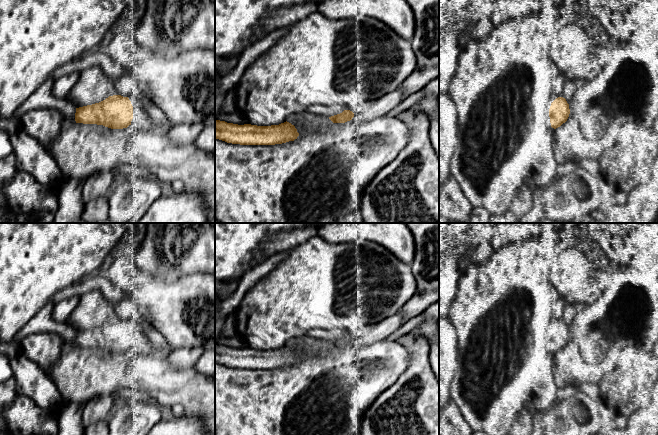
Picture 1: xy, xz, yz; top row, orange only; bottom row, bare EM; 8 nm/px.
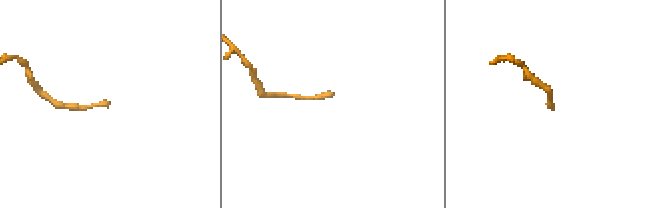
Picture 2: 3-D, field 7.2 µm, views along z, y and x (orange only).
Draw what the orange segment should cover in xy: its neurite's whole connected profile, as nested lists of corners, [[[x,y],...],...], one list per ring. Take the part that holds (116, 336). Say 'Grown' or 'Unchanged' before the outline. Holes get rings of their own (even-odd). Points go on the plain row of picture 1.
Grown. [[[121,319],[109,320],[99,327],[76,332],[75,345],[111,353],[123,353],[132,349],[139,354],[149,353],[153,346],[143,332],[134,341],[131,325]]]

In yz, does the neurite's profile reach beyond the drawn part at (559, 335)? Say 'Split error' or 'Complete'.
Complete

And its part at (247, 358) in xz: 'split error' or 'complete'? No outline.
complete

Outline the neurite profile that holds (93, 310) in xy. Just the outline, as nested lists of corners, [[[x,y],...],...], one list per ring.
[[[93,289],[80,296],[79,303],[67,324],[79,332],[99,327],[113,316],[115,316],[113,301],[106,299],[100,290]]]

